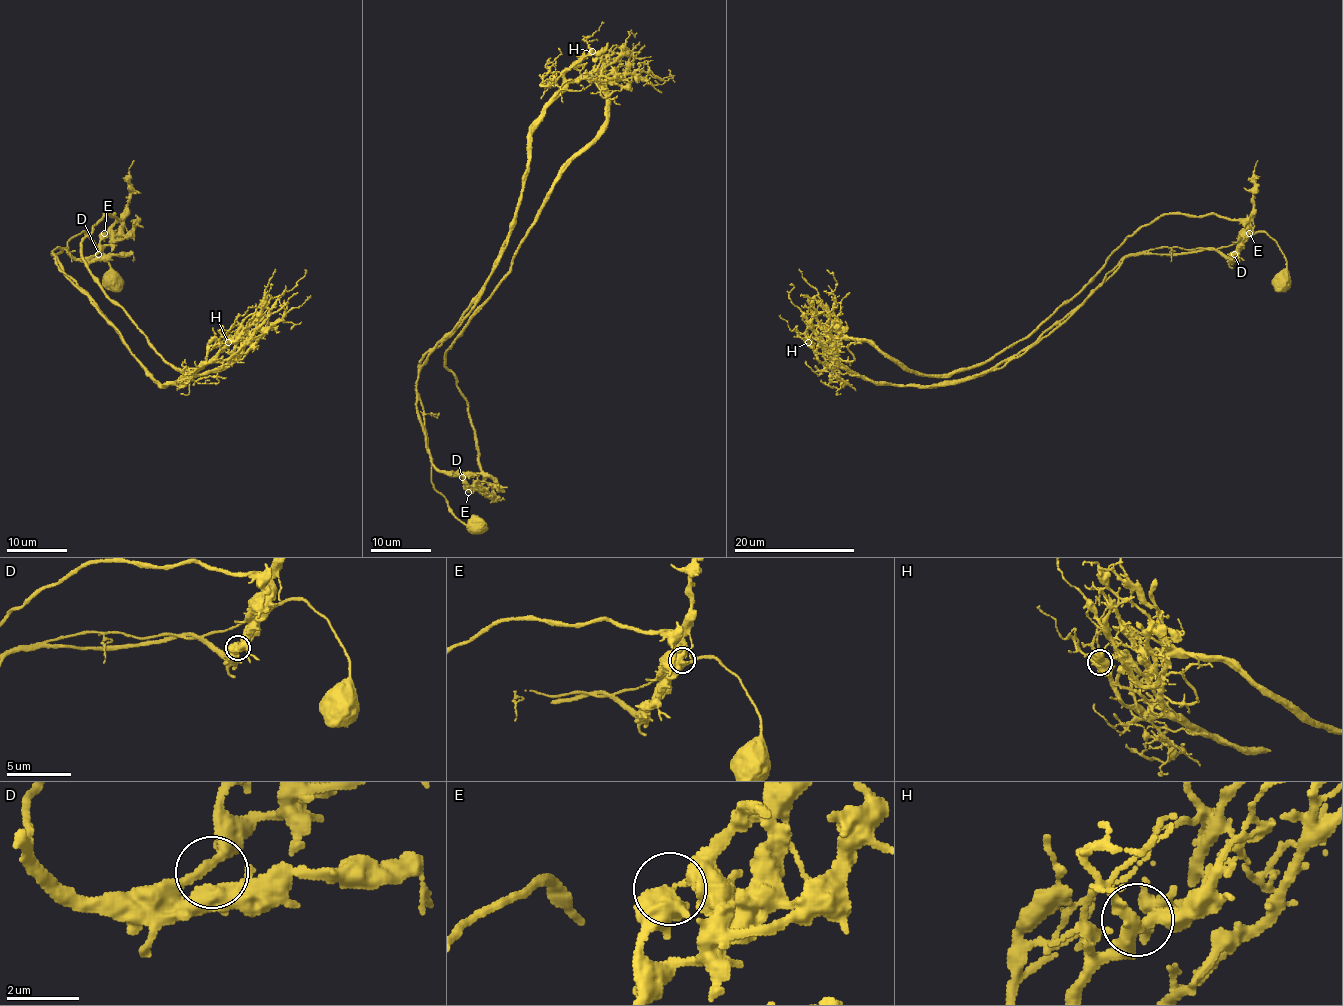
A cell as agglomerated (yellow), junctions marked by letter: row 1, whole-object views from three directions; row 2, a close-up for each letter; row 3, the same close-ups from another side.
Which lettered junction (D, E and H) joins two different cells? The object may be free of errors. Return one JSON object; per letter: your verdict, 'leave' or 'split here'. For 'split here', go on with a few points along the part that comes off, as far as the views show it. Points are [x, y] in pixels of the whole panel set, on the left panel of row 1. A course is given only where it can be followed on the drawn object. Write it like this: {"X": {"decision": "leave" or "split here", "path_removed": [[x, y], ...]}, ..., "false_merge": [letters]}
{"D": {"decision": "leave"}, "E": {"decision": "split here", "path_removed": [[104, 233], [119, 219], [113, 213], [81, 244], [90, 275], [185, 375], [217, 372], [305, 269]]}, "H": {"decision": "leave"}, "false_merge": ["E"]}

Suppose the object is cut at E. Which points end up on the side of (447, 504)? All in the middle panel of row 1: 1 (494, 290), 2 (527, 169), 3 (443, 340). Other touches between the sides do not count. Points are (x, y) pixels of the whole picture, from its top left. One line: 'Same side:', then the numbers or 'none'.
Same side: 2, 3

